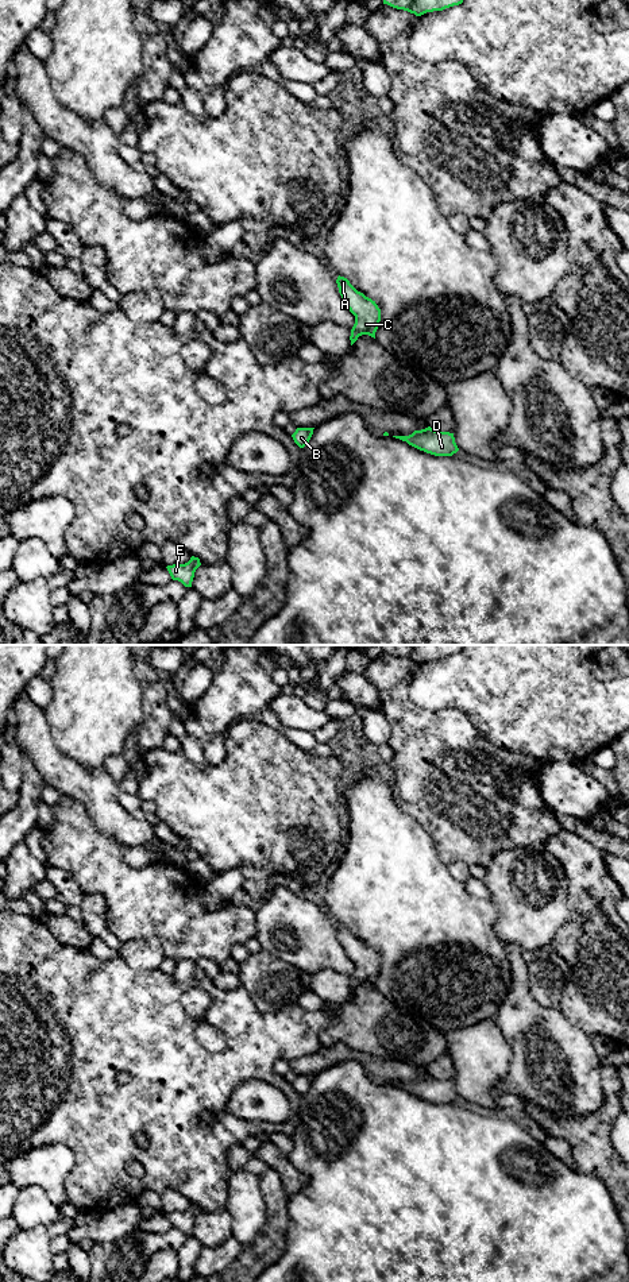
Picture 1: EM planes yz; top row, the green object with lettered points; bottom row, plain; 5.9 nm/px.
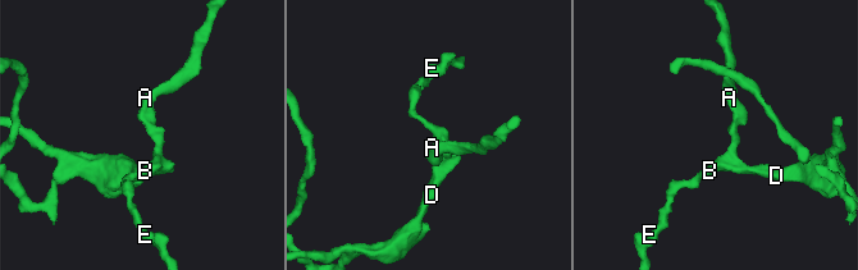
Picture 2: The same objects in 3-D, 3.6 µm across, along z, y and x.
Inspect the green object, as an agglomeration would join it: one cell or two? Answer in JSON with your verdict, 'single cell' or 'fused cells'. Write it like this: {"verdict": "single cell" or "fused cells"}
{"verdict": "single cell"}

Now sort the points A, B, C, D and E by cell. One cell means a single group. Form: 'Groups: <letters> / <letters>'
Groups: A B C D E

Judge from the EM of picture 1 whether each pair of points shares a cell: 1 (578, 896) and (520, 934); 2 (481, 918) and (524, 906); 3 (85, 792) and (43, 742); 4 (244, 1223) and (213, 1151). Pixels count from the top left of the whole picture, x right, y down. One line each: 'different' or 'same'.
1: different
2: different
3: same
4: different

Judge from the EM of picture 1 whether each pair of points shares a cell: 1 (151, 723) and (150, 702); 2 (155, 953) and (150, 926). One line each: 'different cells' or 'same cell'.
1: same cell
2: different cells

